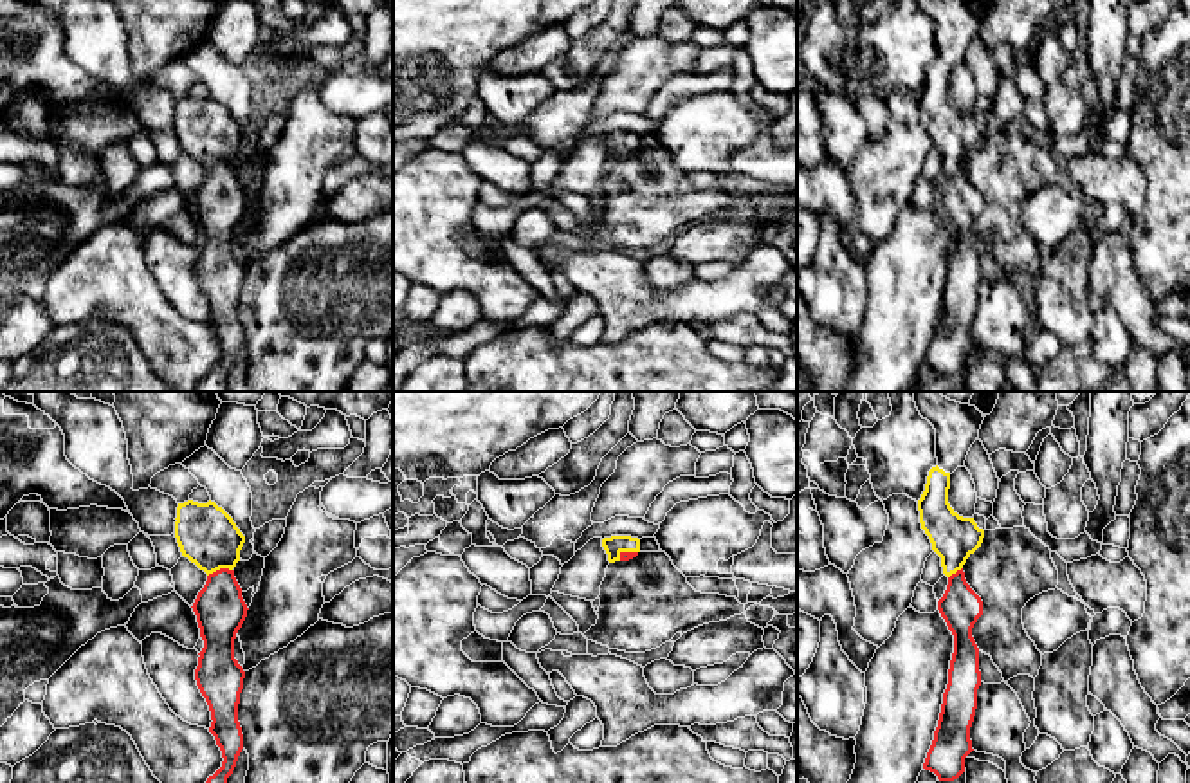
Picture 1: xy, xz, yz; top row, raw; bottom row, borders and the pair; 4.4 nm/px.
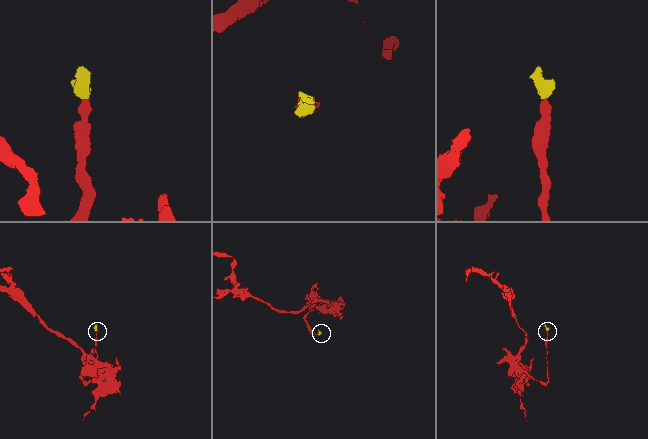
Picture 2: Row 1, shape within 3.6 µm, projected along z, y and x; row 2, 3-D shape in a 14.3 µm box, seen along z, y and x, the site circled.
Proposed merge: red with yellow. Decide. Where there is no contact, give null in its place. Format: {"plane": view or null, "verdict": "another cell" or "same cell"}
{"plane": "xy", "verdict": "same cell"}

